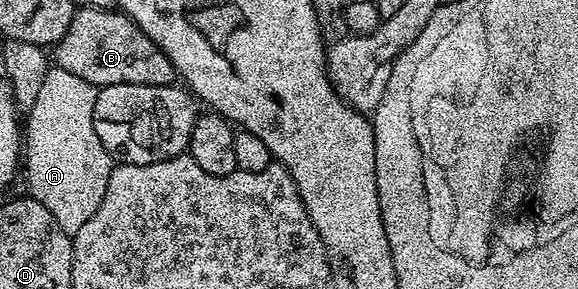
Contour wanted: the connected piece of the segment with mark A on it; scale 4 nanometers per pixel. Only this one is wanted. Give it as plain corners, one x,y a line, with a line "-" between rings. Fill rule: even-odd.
55,68
49,69
46,80
42,80
42,89
38,91
38,100
34,100
34,104
26,112
26,125
22,130
22,162
25,167
28,165
27,193
31,197
37,198
42,204
46,204
50,216
54,216
54,220
58,220
58,228
62,228
62,232
66,232
69,236
74,236
78,232
78,228
82,228
82,224
86,224
86,220
90,220
90,216
94,216
94,212
98,212
98,204
102,204
102,200
106,196
106,184
110,184
110,172
114,165
112,155
102,144
102,140
98,140
98,132
94,132
92,117
94,116
96,91
97,87
90,85
86,80
82,80
82,76
74,76
74,72
66,72

